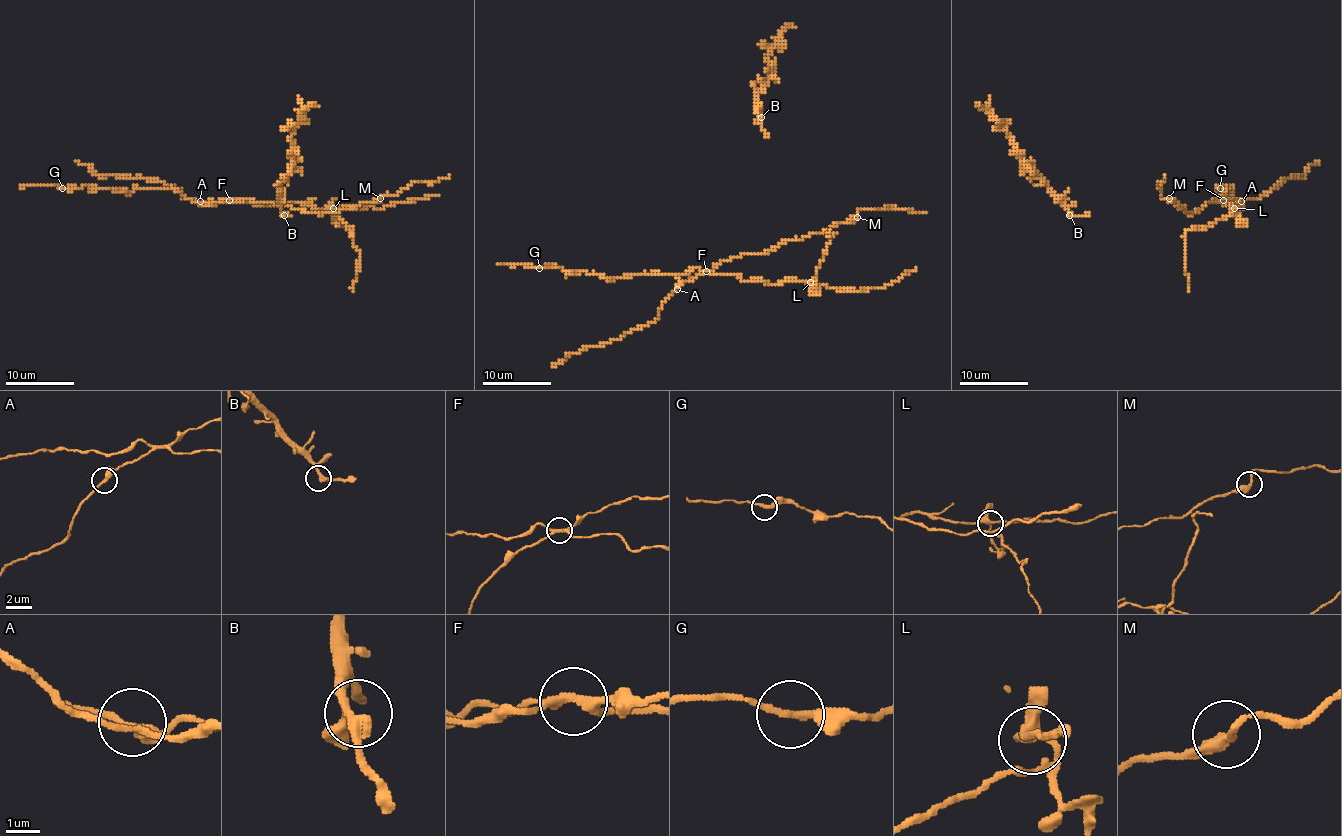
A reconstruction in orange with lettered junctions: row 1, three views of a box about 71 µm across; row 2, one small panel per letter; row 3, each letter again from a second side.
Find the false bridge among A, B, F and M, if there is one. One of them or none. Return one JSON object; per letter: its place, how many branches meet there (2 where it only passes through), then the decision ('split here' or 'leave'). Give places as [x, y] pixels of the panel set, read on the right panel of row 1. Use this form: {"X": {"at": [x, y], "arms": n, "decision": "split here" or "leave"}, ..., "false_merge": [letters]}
{"A": {"at": [1241, 201], "arms": 2, "decision": "leave"}, "B": {"at": [1069, 215], "arms": 2, "decision": "leave"}, "F": {"at": [1223, 200], "arms": 4, "decision": "split here"}, "M": {"at": [1169, 198], "arms": 2, "decision": "leave"}, "false_merge": ["F"]}

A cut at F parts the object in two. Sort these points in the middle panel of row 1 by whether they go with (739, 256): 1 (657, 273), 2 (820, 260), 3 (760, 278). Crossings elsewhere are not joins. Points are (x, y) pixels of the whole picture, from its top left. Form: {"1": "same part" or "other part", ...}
{"1": "other part", "2": "other part", "3": "other part"}

